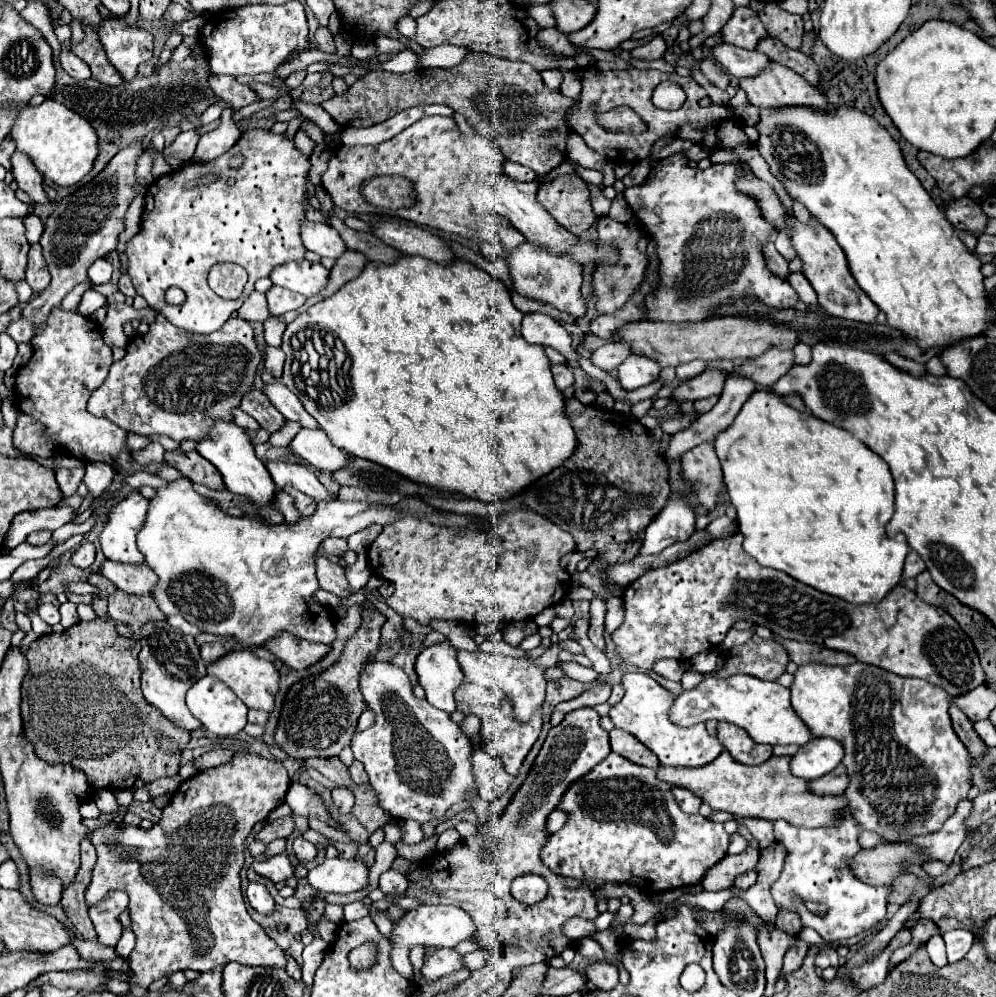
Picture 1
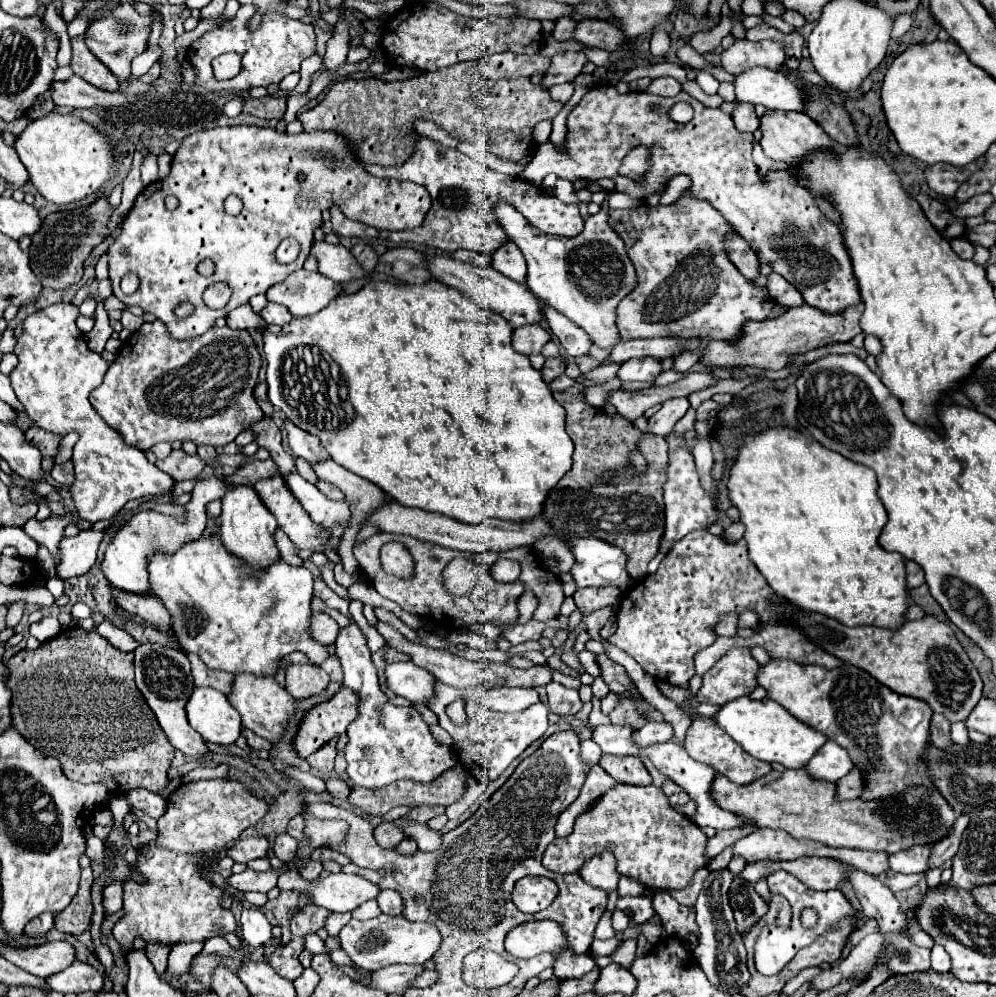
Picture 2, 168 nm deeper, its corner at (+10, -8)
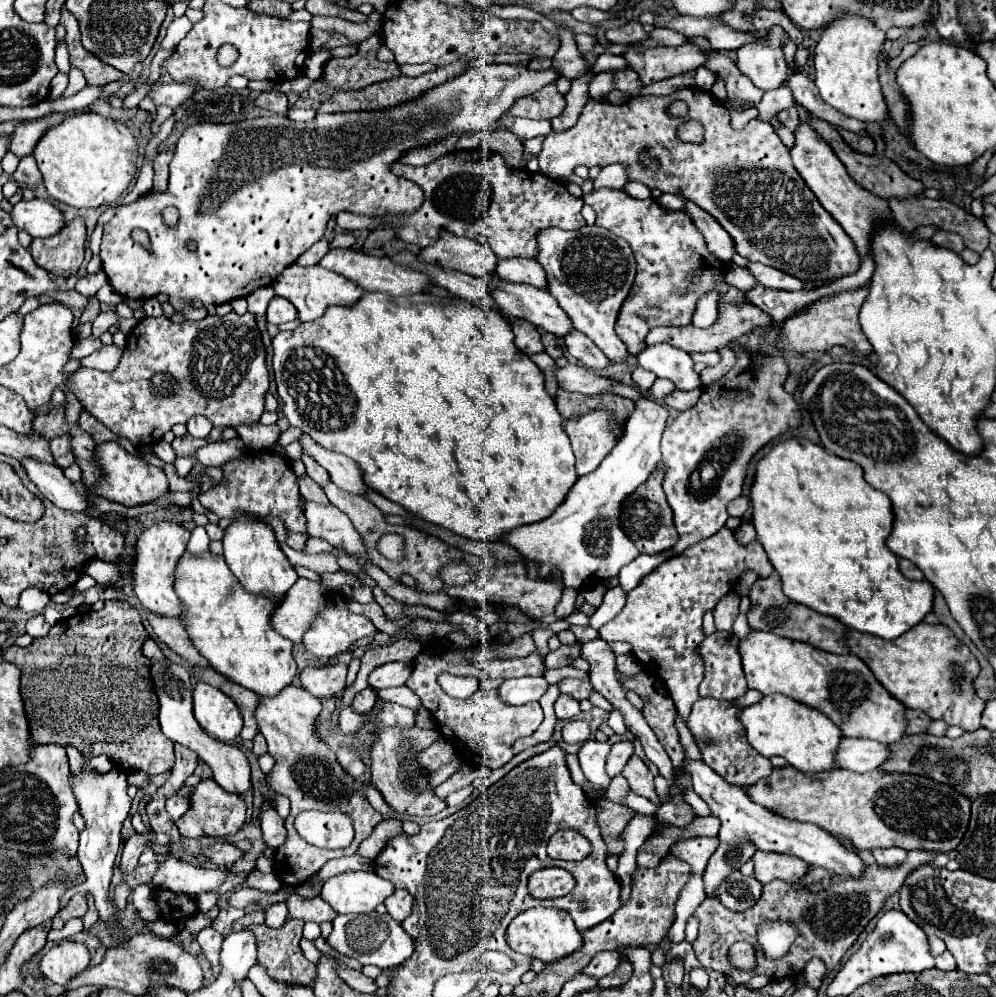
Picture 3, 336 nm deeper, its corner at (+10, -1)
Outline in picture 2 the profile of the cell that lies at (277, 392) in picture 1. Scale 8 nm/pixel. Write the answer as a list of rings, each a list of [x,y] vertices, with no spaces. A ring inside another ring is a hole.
[[[285,420],[285,428],[289,434],[289,448],[295,456],[307,460],[309,464],[317,464],[317,462],[325,462],[331,456],[325,454],[325,448],[321,448],[321,442],[317,440],[317,436],[303,432],[301,428],[297,428],[293,422]]]

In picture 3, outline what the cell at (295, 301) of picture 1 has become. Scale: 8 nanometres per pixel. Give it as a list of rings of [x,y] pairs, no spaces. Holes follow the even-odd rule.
[[[273,297],[269,301],[269,307],[267,307],[267,321],[269,323],[279,325],[279,323],[287,323],[293,319],[297,319],[297,311],[289,301],[285,301],[283,297]]]

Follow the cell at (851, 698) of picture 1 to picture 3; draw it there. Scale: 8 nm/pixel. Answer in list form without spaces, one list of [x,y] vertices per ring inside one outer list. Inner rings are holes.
[[[753,631],[747,639],[739,641],[743,671],[751,689],[763,695],[781,693],[807,707],[825,713],[845,737],[873,739],[891,745],[905,737],[907,707],[887,693],[869,667],[853,653],[833,655],[811,645],[789,641],[765,631]]]

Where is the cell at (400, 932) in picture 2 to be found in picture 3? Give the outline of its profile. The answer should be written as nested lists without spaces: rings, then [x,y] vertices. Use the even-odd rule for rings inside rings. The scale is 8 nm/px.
[[[375,911],[365,915],[337,915],[333,921],[333,933],[327,937],[327,943],[341,955],[353,957],[363,965],[375,965],[381,969],[405,963],[415,951],[415,941],[403,929],[403,925],[387,913],[379,915]]]

